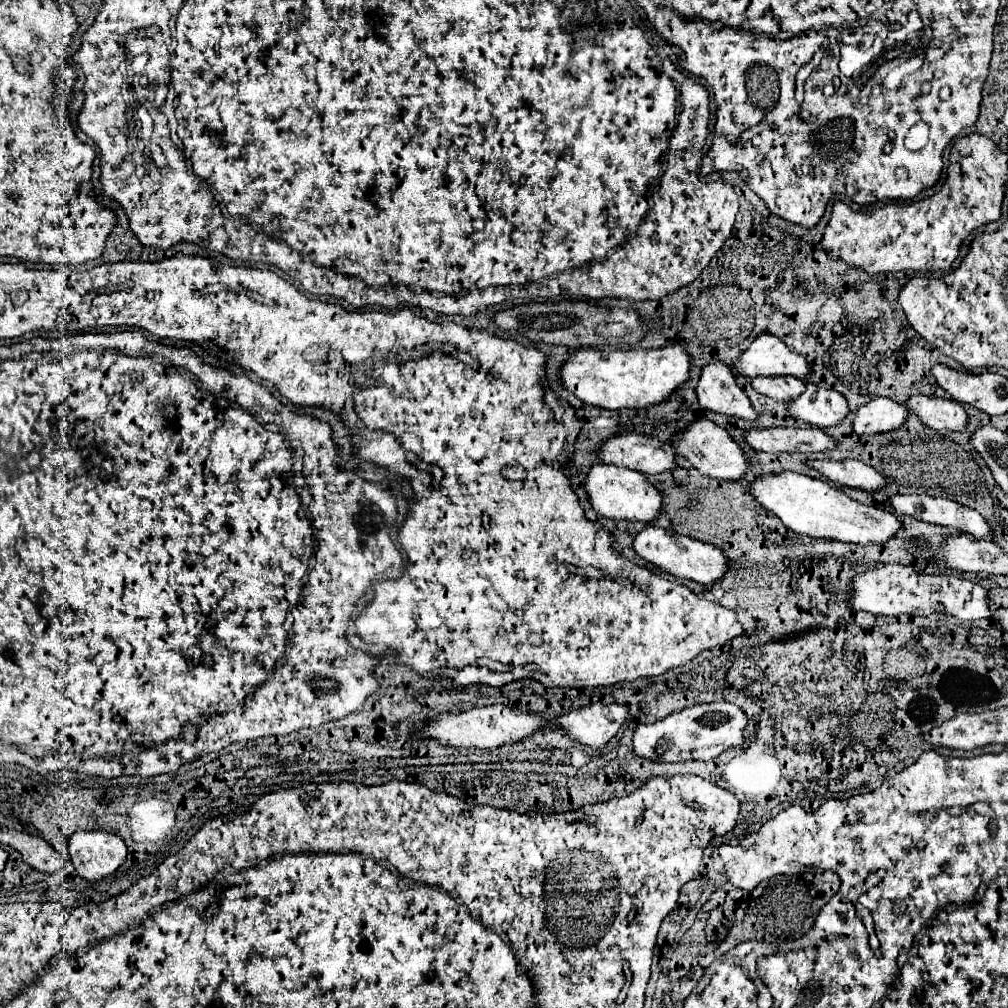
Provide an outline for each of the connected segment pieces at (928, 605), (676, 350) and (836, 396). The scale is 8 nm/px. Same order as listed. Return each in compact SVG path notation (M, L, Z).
M885 564L867 570L851 582L853 598L849 606L855 610L865 610L871 614L911 614L911 616L929 616L933 612L951 614L961 620L977 620L991 618L991 602L987 590L981 584L973 584L971 580L963 580L951 574L919 574L913 568L899 564Z
M681 344L653 350L579 350L563 368L563 386L579 400L605 410L641 410L663 404L679 390L691 372L691 356Z
M807 384L807 390L797 400L791 400L787 408L795 420L803 420L819 428L839 426L849 414L849 406L843 394L825 390L817 384Z

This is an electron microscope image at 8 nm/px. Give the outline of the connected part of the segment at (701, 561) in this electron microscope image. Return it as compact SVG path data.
M645 526L637 534L633 546L641 558L655 564L657 568L661 568L677 578L687 578L687 580L693 580L699 584L719 582L731 568L731 558L719 546L713 546L713 544L707 544L701 540L693 540L693 538L681 536L673 530L659 528L659 526Z

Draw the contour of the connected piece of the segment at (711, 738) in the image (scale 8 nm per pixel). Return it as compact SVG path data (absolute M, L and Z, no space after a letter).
M711 702L711 704L697 704L691 708L685 708L681 712L669 714L667 718L655 722L655 724L639 724L635 734L633 734L633 746L635 754L649 758L653 762L685 762L685 760L713 760L715 756L723 754L729 748L743 750L745 746L745 736L743 730L747 726L747 716L745 712L731 704L731 702Z

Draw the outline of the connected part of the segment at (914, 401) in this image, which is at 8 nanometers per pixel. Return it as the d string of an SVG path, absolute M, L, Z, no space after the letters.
M919 394L907 400L907 408L913 410L925 426L939 432L963 432L969 424L965 408L949 398Z

